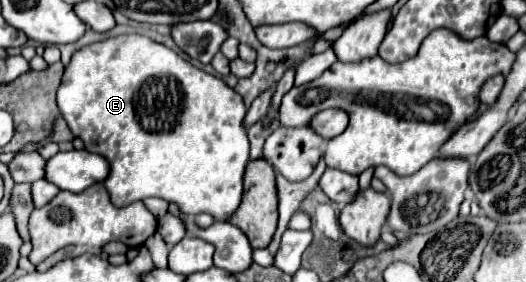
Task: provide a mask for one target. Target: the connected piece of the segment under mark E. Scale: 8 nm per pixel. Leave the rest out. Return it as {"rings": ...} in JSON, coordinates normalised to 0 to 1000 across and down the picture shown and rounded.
{"rings":[[[232,121],[152,170],[122,248],[110,312],[110,383],[137,482],[152,489],[167,539],[205,567],[209,610],[198,660],[224,738],[285,695],[331,716],[357,766],[395,752],[411,780],[430,780],[452,738],[460,624],[475,553],[460,340],[312,156],[266,121]]]}

